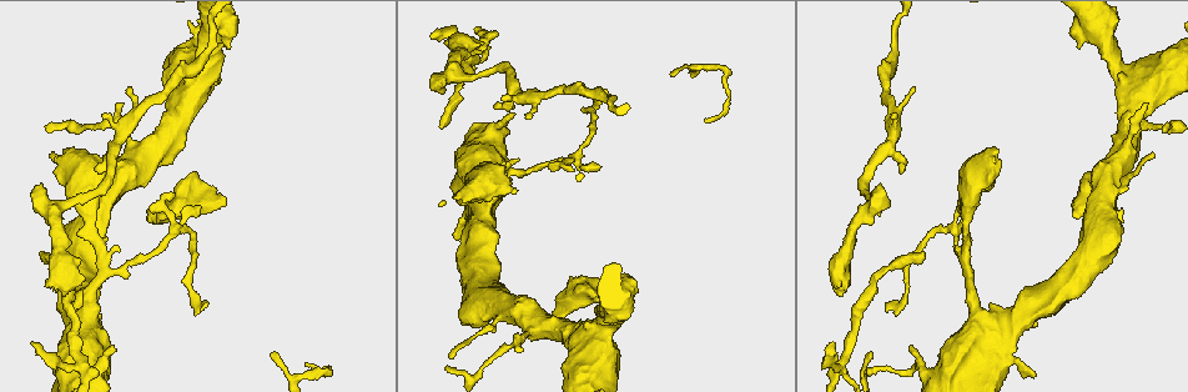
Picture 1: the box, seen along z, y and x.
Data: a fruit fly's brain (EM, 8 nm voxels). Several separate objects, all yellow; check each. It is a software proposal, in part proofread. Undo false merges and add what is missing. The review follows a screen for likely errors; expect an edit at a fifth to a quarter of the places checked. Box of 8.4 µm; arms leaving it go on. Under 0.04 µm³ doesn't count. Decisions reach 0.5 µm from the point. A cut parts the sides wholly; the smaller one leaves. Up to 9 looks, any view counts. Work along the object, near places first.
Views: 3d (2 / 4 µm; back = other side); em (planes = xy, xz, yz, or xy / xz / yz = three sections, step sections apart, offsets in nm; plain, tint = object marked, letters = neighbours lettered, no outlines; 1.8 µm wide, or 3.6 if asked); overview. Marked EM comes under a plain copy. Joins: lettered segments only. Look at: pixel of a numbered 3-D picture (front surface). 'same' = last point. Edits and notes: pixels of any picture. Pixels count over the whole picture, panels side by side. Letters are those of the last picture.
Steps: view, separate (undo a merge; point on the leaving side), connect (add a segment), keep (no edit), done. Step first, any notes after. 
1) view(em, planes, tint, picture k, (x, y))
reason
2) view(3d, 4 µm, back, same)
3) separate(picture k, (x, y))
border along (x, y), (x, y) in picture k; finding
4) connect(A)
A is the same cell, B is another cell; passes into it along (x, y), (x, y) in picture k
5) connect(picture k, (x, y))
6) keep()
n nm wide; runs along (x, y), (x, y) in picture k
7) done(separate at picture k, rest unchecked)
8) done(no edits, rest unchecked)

view(3d, 4 µm, picture 1, (977, 327))
thick turns thin

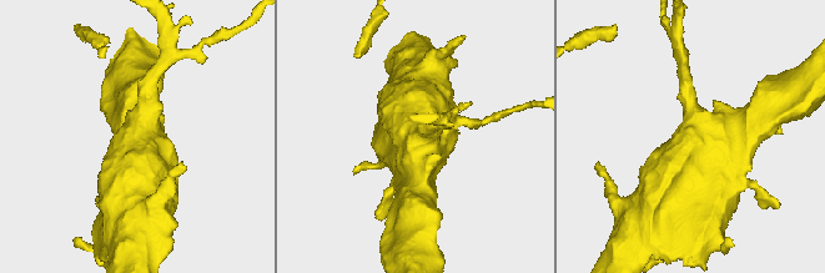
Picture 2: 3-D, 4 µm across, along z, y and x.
view(em, 3.6 µm, planes, letters, picture 2, (700, 141))
shape alone is not enough

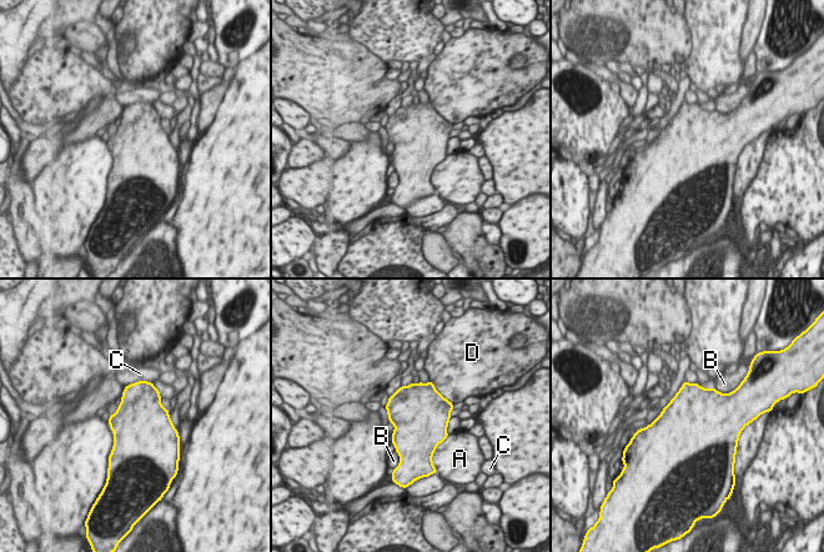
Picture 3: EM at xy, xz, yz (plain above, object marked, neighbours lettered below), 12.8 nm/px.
keep()
750 nm wide; A, B, C and D are other cells; border along (713, 386), (725, 395) in picture 3; all the same neuron

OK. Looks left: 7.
view(em, 3.6 µm, xy, step 8, letters, picture 1, (1088, 171))
branch stops here

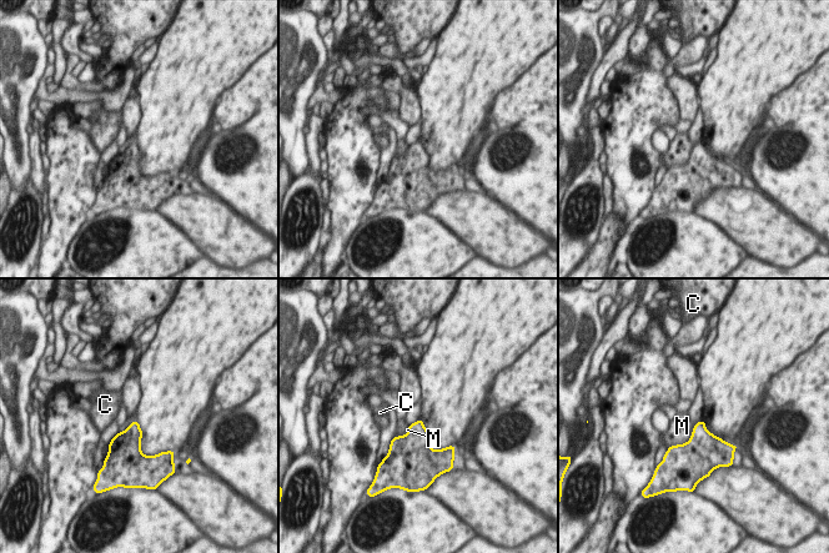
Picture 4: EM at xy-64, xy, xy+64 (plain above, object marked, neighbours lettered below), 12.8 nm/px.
view(em, 3.6 µm, planes, letters, same)
cut it another way

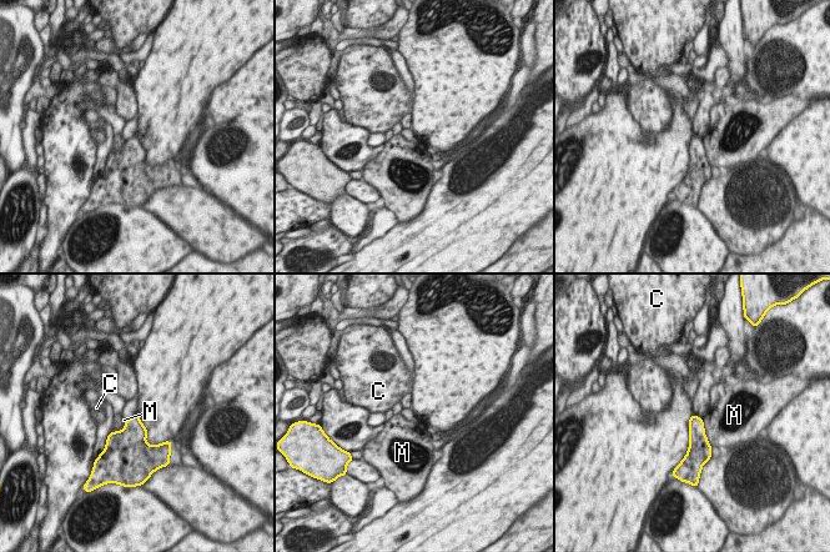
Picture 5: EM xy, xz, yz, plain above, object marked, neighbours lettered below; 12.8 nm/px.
keep()
C and M are other cells; border along (700, 417), (704, 435), (712, 445) in picture 5; no lettered segment goes on from it

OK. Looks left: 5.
view(em, planes, letters, picture 1, (123, 106))
thin end

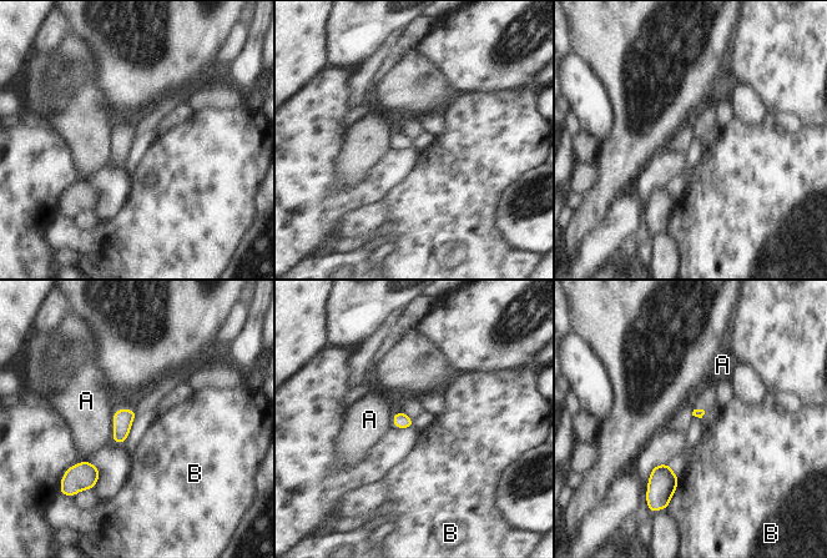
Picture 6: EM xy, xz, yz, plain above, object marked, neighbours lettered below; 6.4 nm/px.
keep()
A and B are other cells; none of them fits

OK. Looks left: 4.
view(3d, 4 µm, picture 1, (914, 89))
an open end

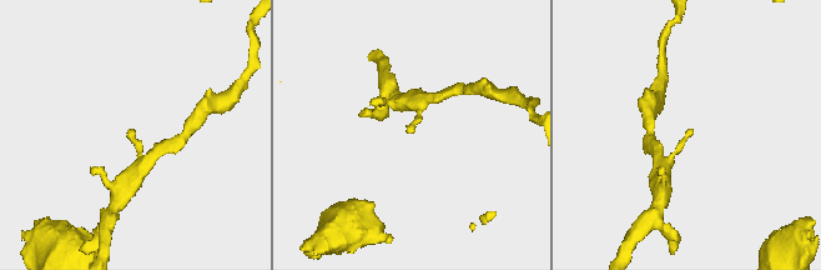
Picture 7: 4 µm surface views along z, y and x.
view(em, yz, step 16, tint, picture 7, (130, 129))
now the EM

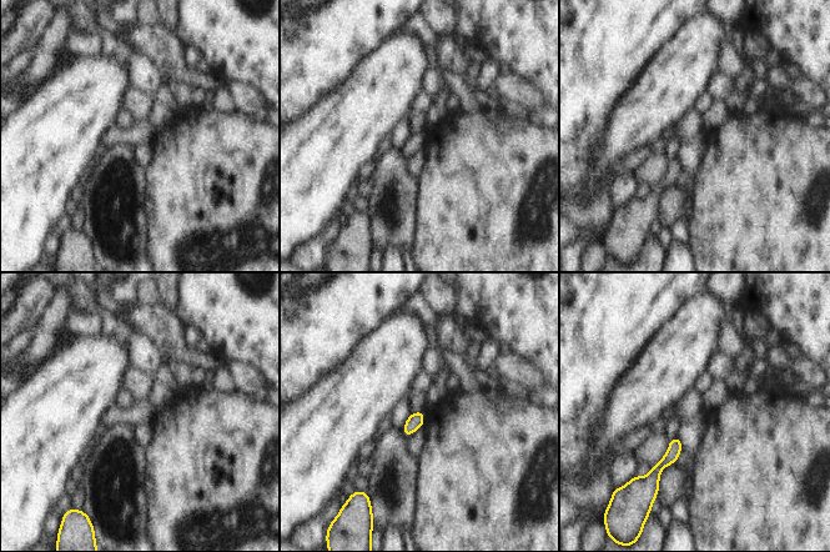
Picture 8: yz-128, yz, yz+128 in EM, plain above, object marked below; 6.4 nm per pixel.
view(em, yz, step 16, letters, same)
see the neighbours

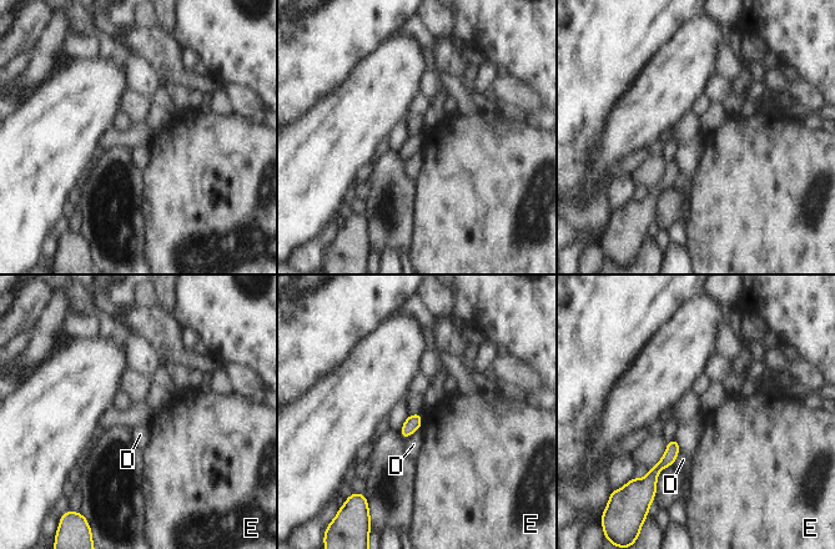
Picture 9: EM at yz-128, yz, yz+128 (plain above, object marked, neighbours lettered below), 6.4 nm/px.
keep()
D touches over 120 nm; D and E are other cells; none of them fits

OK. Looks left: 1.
done(no edits, rest unchecked)

